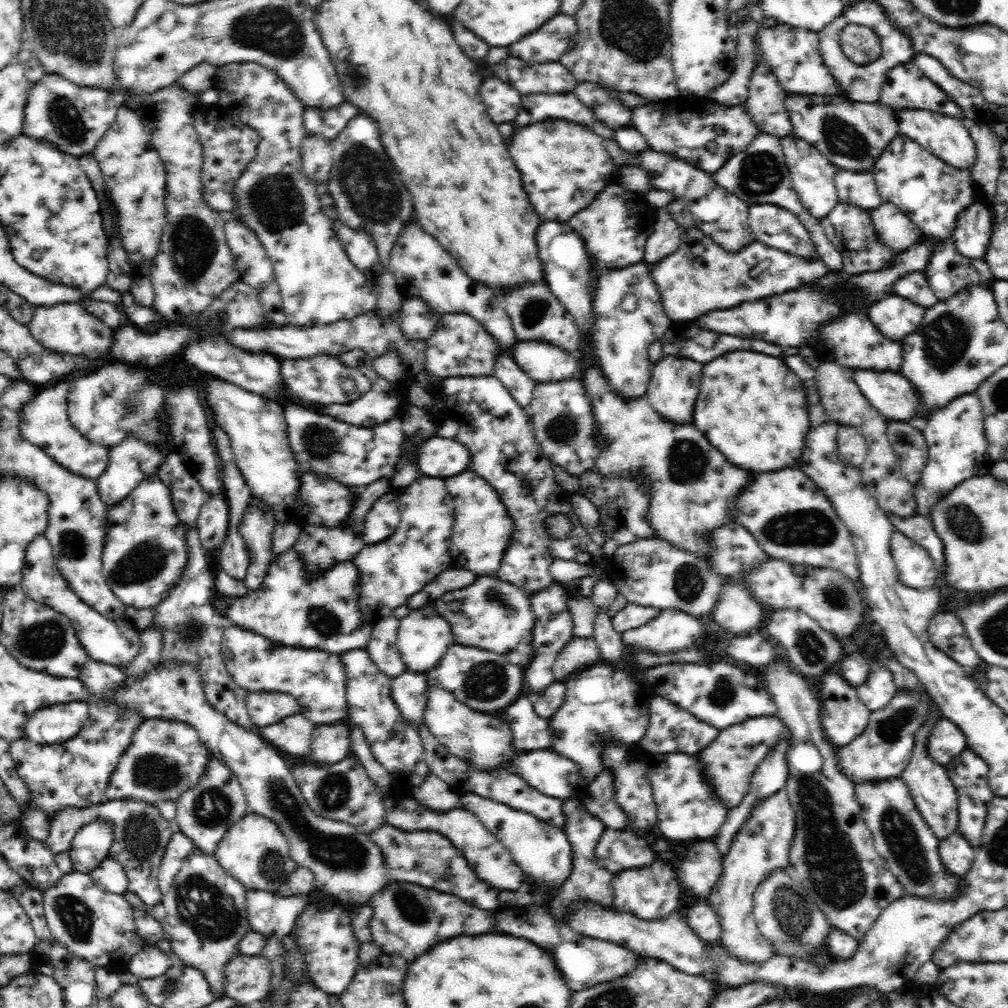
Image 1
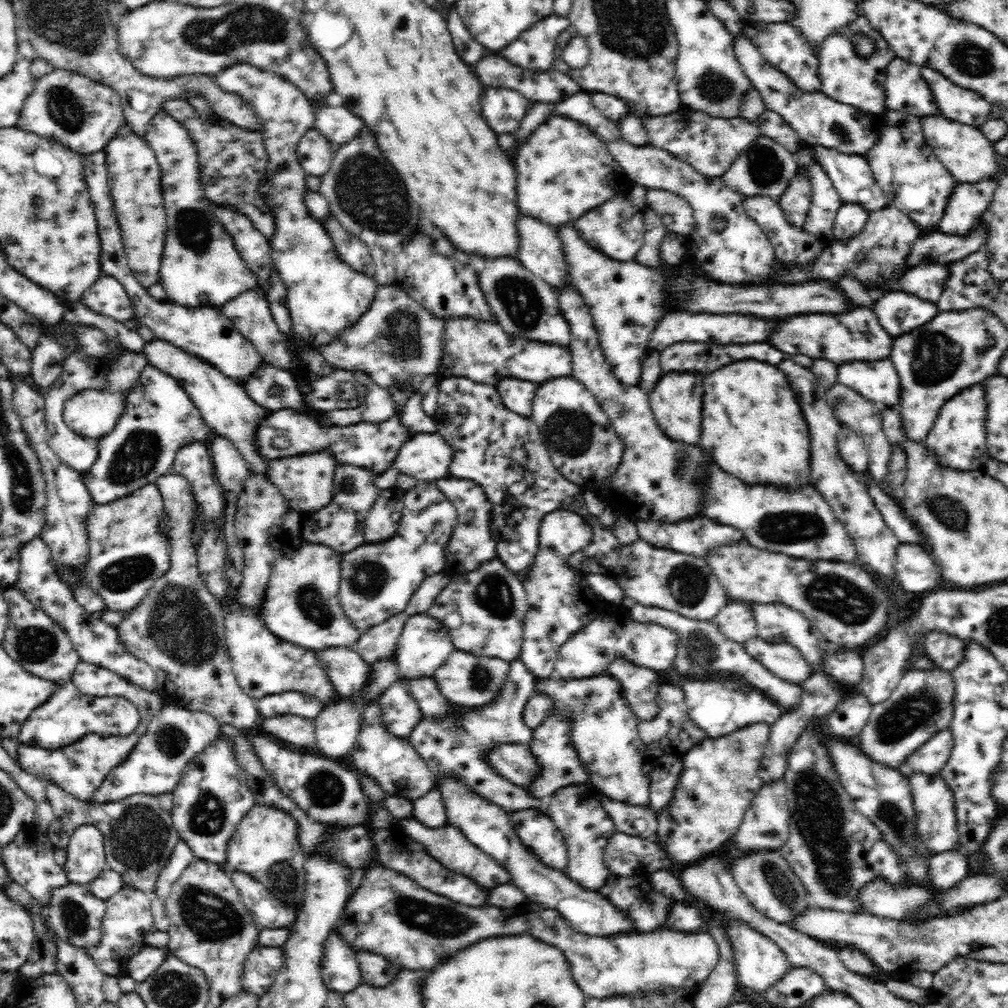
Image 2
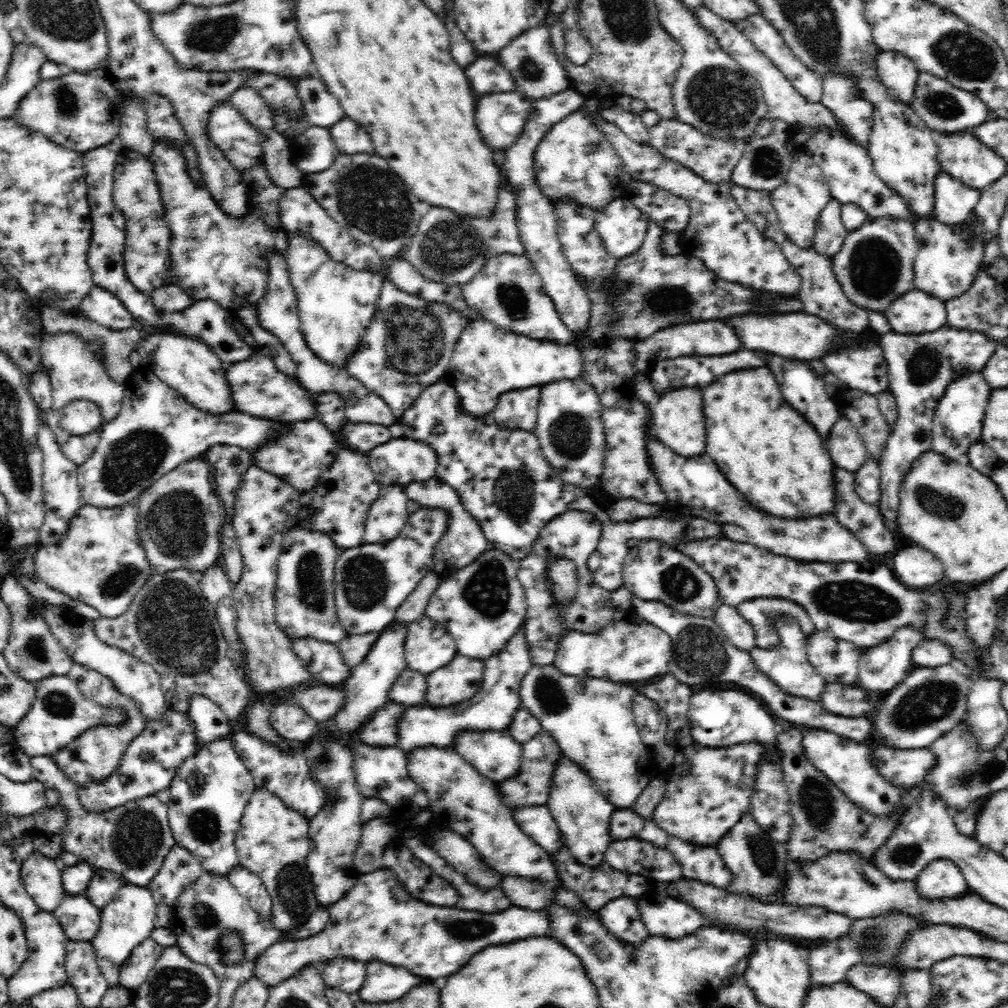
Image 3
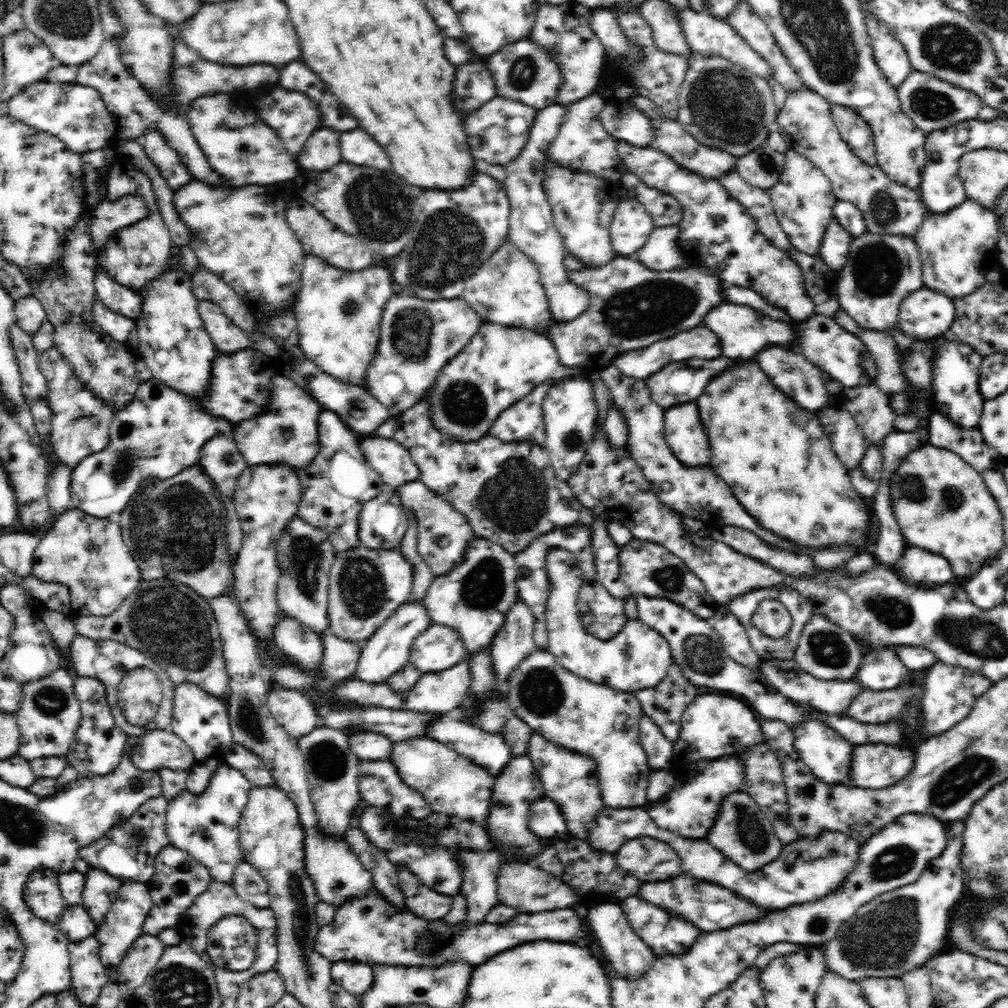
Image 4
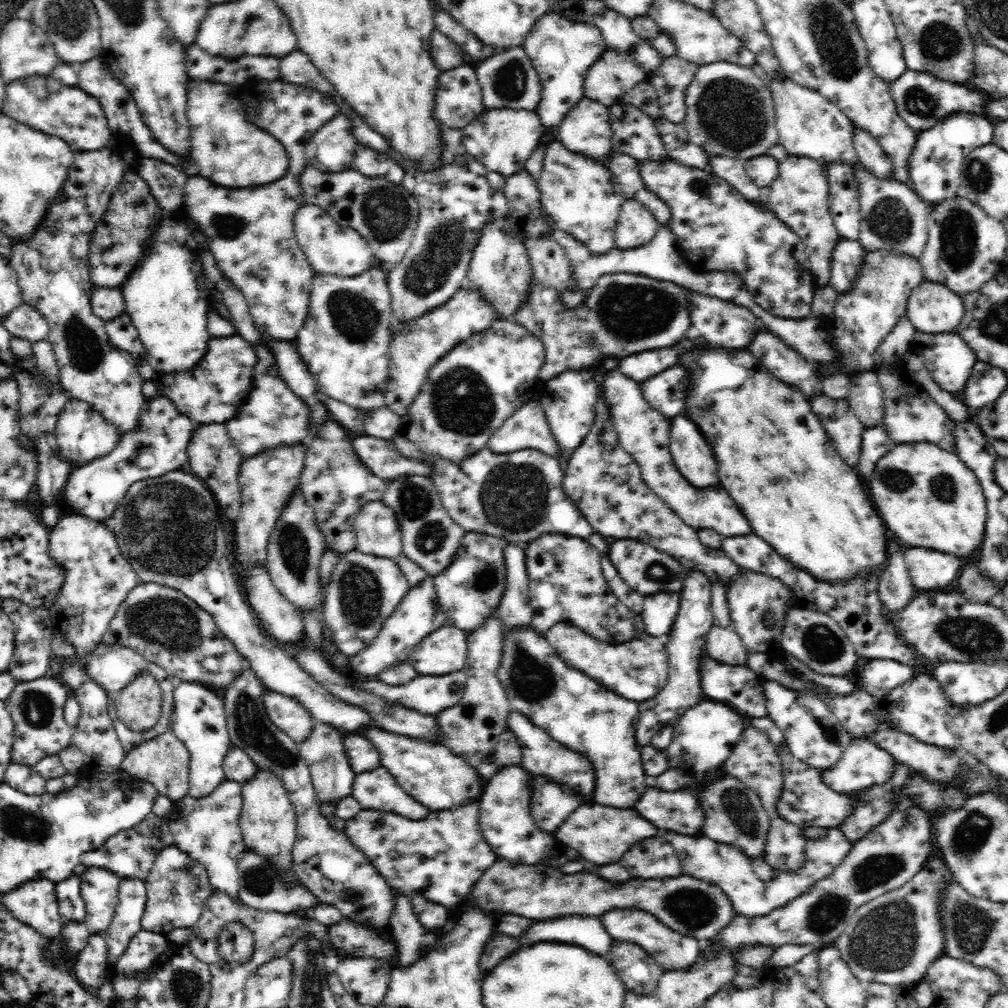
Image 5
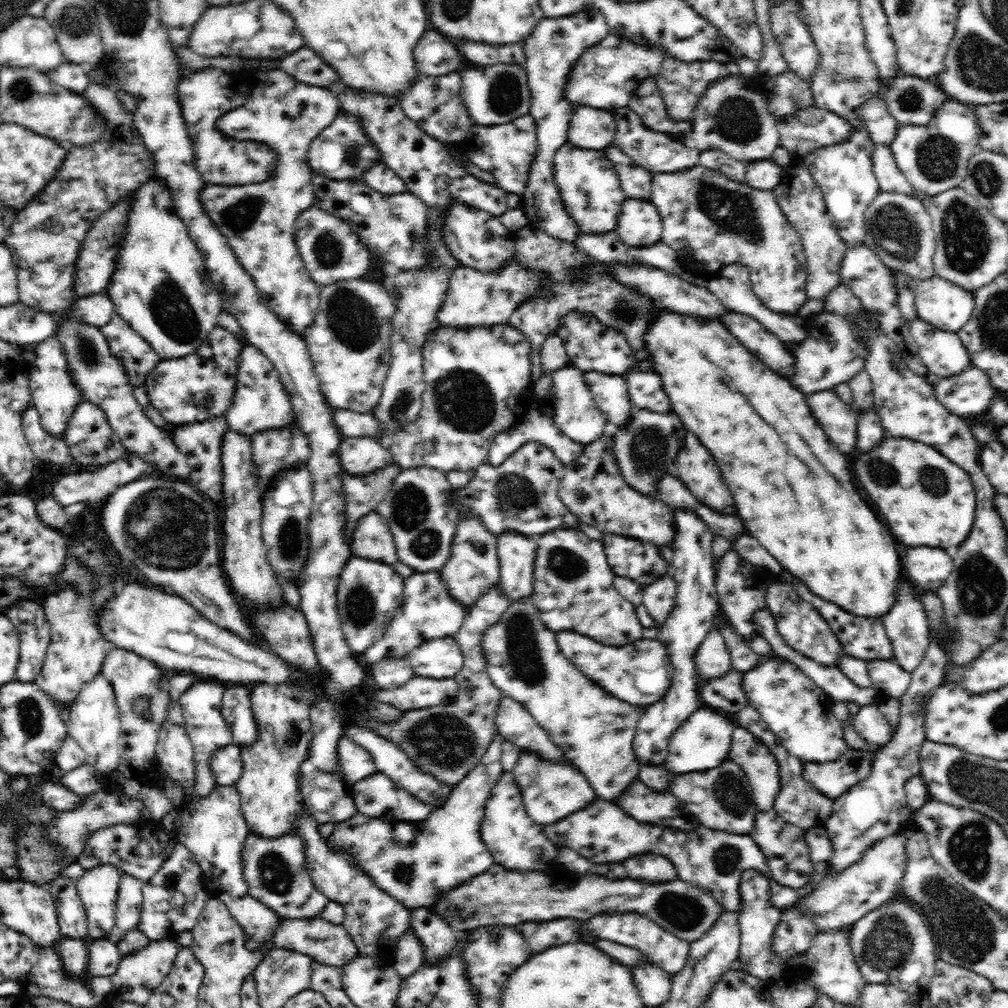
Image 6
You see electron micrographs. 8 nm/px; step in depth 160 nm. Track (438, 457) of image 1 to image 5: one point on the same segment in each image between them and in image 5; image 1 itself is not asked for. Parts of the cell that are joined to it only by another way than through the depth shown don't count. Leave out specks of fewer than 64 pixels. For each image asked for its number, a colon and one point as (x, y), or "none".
2: (427, 457)
3: (400, 461)
4: (393, 462)
5: (380, 456)

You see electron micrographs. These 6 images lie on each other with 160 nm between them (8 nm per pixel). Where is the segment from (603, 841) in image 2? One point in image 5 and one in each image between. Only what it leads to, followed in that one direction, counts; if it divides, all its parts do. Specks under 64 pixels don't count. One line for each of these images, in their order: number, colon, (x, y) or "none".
3: (582, 813)
4: (570, 778)
5: (541, 754)

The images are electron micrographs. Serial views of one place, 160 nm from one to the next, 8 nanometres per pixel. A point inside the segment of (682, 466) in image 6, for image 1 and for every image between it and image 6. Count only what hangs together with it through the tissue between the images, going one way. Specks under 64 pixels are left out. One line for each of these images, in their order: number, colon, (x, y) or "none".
1: (672, 390)
2: (676, 400)
3: (677, 419)
4: (684, 434)
5: (692, 456)

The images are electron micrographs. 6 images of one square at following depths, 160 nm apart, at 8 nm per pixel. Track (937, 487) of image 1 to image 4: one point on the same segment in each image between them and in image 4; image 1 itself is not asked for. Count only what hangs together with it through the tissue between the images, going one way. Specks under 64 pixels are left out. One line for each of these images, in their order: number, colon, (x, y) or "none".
2: (958, 437)
3: (957, 423)
4: (955, 365)

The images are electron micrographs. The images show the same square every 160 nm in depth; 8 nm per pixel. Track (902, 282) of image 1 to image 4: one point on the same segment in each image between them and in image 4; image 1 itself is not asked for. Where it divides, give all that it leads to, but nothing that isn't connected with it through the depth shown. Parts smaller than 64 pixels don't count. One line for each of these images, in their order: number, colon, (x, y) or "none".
2: (927, 280)
3: (949, 257)
4: (958, 248)

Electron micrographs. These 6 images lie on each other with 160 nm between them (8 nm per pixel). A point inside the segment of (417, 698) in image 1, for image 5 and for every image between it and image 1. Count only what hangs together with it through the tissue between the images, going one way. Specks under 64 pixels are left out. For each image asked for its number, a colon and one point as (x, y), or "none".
2: (400, 713)
3: (380, 731)
4: (366, 745)
5: (362, 756)

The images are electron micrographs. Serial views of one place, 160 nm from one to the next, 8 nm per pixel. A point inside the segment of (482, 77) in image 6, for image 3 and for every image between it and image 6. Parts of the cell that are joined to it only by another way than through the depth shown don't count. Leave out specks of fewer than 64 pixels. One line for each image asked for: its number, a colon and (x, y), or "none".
3: (537, 72)
4: (522, 71)
5: (508, 80)

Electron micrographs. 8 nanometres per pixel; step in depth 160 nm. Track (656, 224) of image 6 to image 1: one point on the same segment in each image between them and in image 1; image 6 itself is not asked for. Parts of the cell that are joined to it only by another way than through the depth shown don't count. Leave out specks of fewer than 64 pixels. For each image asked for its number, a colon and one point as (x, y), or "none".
1: (615, 239)
2: (616, 228)
3: (623, 227)
4: (631, 227)
5: (636, 226)

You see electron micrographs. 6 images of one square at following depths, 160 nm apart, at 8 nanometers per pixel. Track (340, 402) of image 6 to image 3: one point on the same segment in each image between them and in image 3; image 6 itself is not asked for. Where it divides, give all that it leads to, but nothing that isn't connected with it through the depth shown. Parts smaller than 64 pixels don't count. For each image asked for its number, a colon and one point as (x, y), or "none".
3: (336, 304)
4: (338, 312)
5: (345, 341)

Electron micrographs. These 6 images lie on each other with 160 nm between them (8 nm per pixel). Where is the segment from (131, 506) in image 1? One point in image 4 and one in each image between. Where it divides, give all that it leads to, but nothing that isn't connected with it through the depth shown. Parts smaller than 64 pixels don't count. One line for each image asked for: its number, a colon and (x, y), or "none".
2: (126, 555)
3: (99, 561)
4: (87, 554)

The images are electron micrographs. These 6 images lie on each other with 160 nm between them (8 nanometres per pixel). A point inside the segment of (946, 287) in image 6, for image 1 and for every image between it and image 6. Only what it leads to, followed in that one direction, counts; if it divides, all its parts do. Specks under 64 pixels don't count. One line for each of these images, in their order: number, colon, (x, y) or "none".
1: (896, 317)
2: (899, 312)
3: (916, 312)
4: (925, 314)
5: (933, 308)

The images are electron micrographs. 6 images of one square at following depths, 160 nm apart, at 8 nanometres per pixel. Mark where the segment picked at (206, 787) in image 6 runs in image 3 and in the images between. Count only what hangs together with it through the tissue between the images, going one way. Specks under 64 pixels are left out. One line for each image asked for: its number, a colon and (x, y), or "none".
3: (209, 723)
4: (201, 720)
5: (199, 721)

